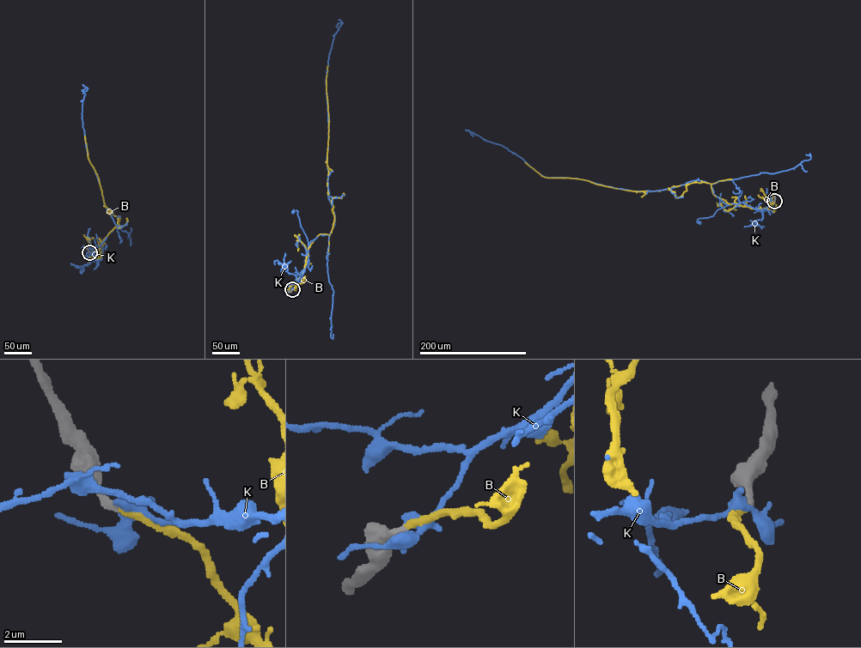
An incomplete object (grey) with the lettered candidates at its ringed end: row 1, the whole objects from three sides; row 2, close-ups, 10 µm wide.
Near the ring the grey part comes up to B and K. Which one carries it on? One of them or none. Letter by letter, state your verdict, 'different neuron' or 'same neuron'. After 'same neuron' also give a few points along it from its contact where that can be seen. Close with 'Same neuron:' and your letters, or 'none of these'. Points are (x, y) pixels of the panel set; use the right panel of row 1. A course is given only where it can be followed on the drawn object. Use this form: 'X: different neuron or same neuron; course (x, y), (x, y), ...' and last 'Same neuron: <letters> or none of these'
B: same neuron; course (774, 201), (761, 209), (728, 203), (705, 182), (629, 190), (583, 179), (546, 178), (525, 162)
K: different neuron
Same neuron: B

